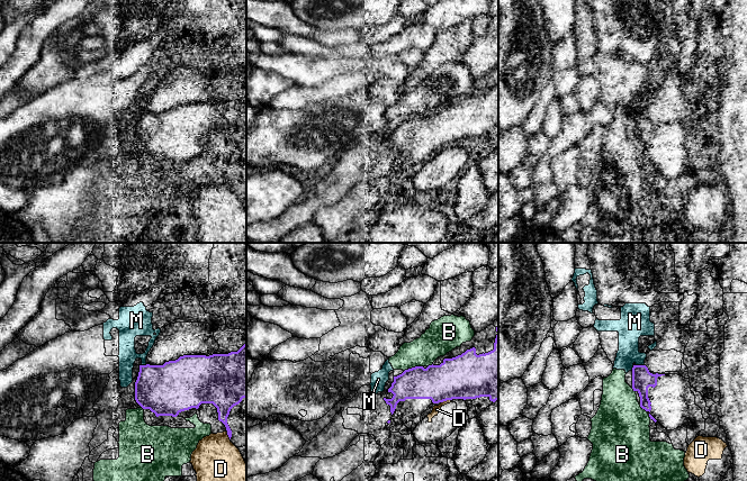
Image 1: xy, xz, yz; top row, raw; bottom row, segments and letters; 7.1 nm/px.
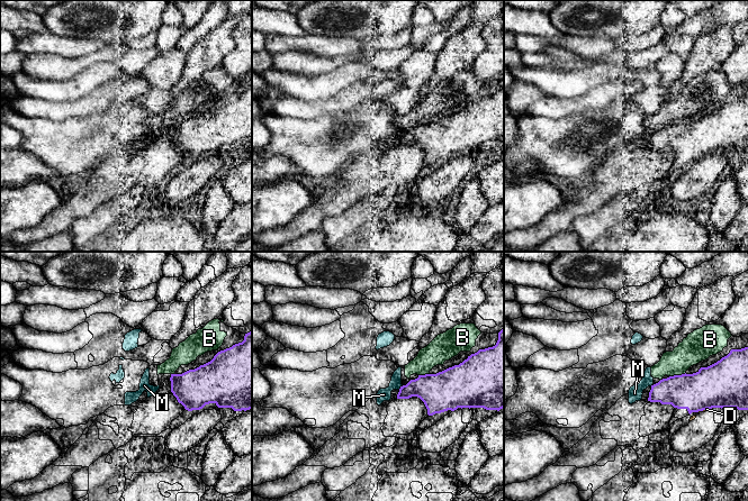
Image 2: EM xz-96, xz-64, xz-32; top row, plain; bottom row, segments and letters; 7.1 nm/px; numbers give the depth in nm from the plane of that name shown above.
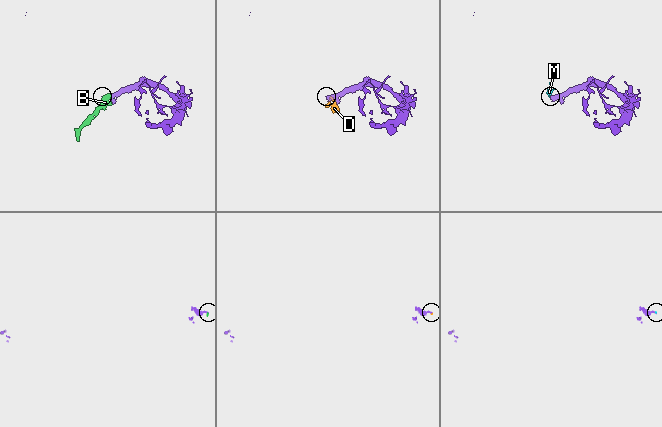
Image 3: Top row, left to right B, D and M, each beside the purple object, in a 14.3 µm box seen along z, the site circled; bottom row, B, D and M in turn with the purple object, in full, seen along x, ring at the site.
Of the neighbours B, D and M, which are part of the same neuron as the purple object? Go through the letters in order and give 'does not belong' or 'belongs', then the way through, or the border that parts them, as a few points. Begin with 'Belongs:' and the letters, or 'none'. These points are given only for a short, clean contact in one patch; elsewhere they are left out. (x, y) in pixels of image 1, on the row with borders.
Belongs: none
B: does not belong
D: does not belong
M: does not belong | along yz (636, 364), (644, 365)

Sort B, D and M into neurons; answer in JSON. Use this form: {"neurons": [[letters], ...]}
{"neurons": [["B"], ["D"], ["M"]]}

